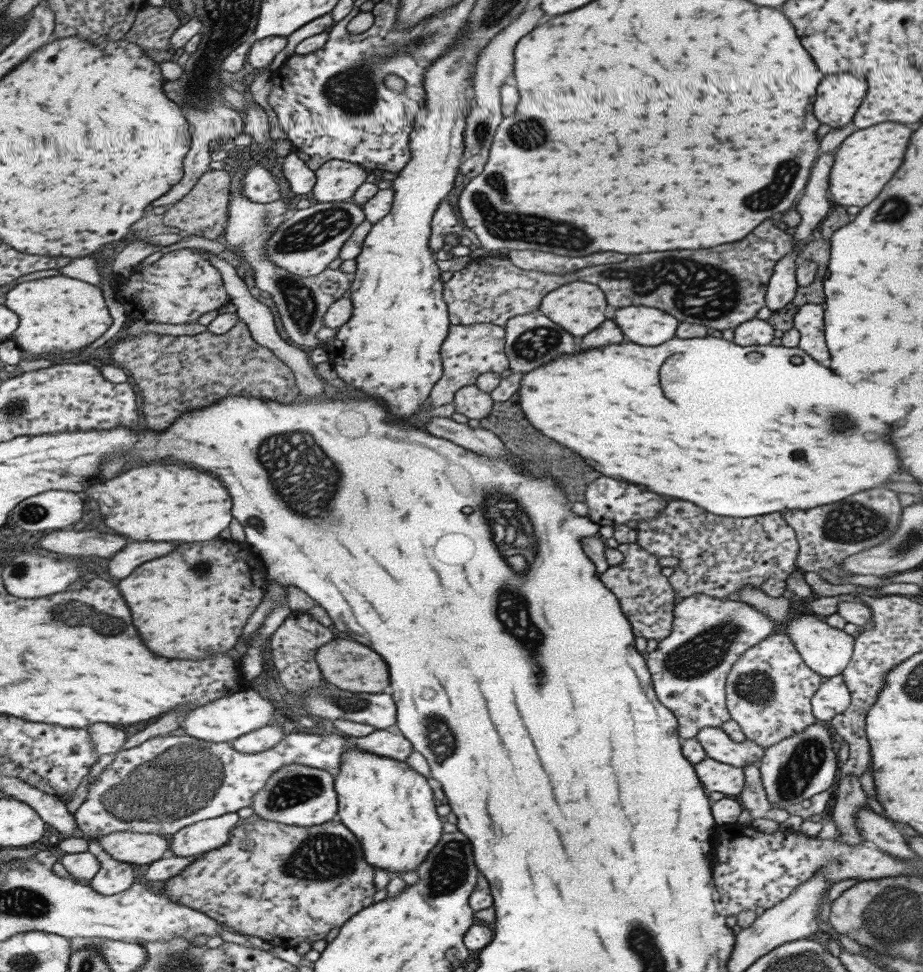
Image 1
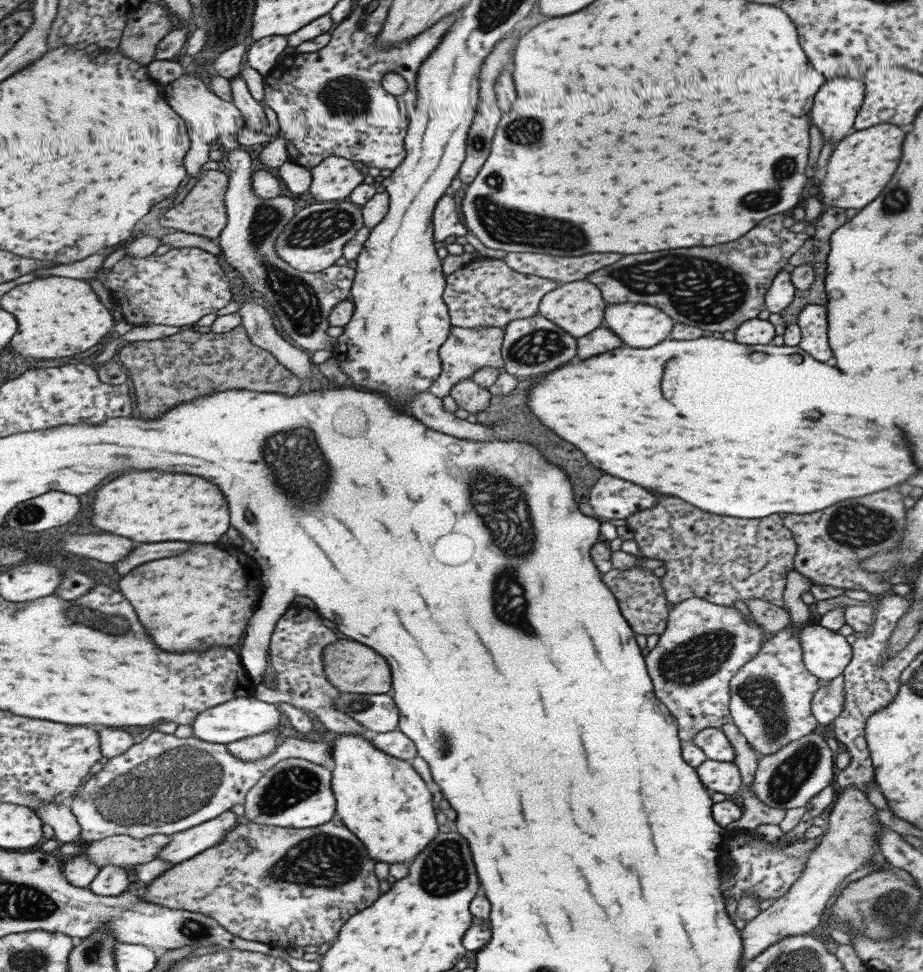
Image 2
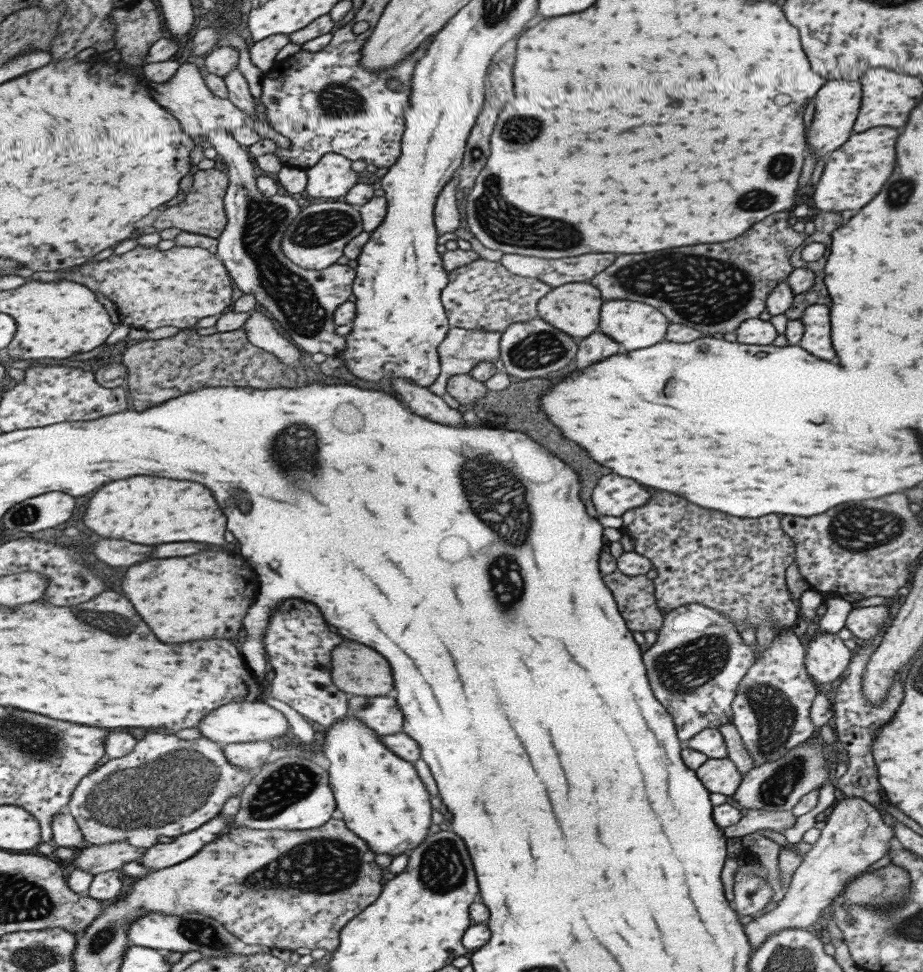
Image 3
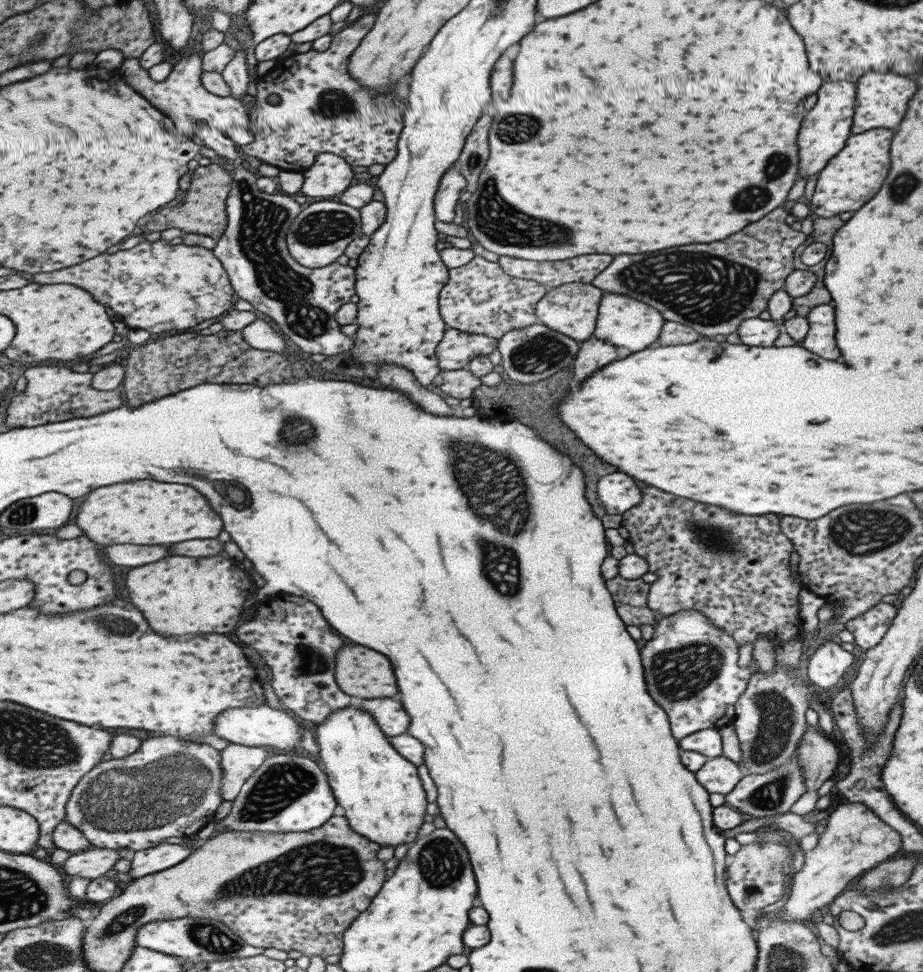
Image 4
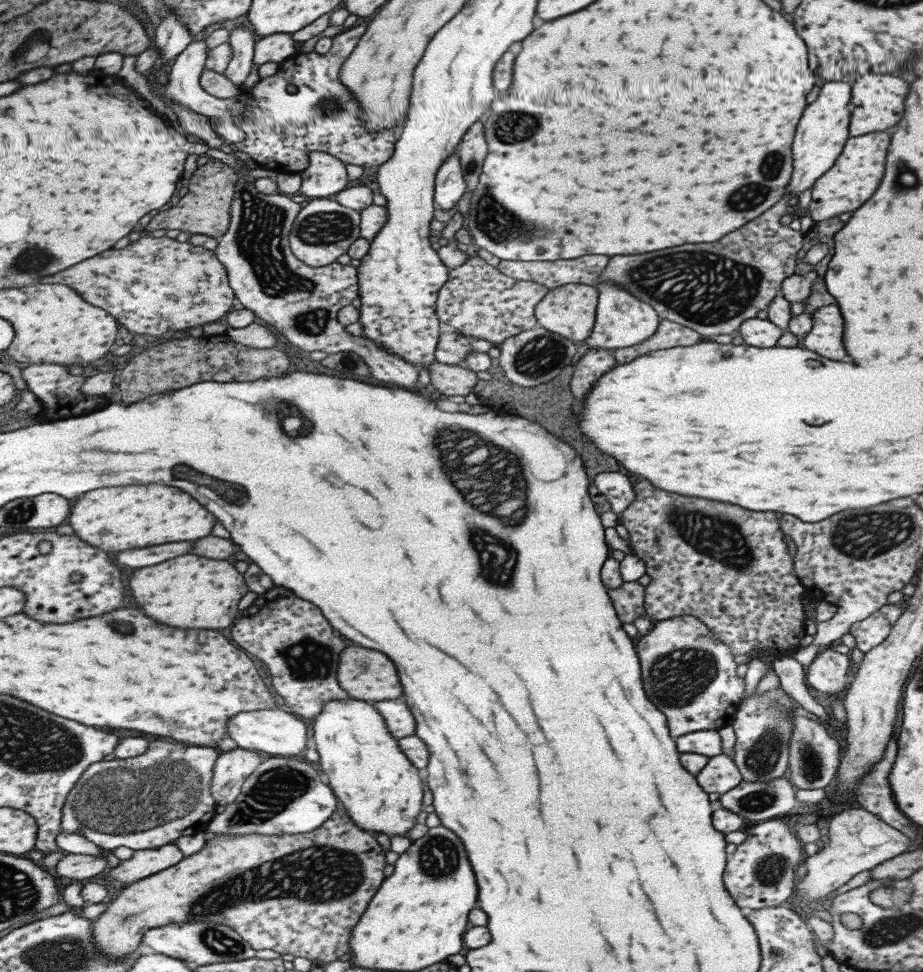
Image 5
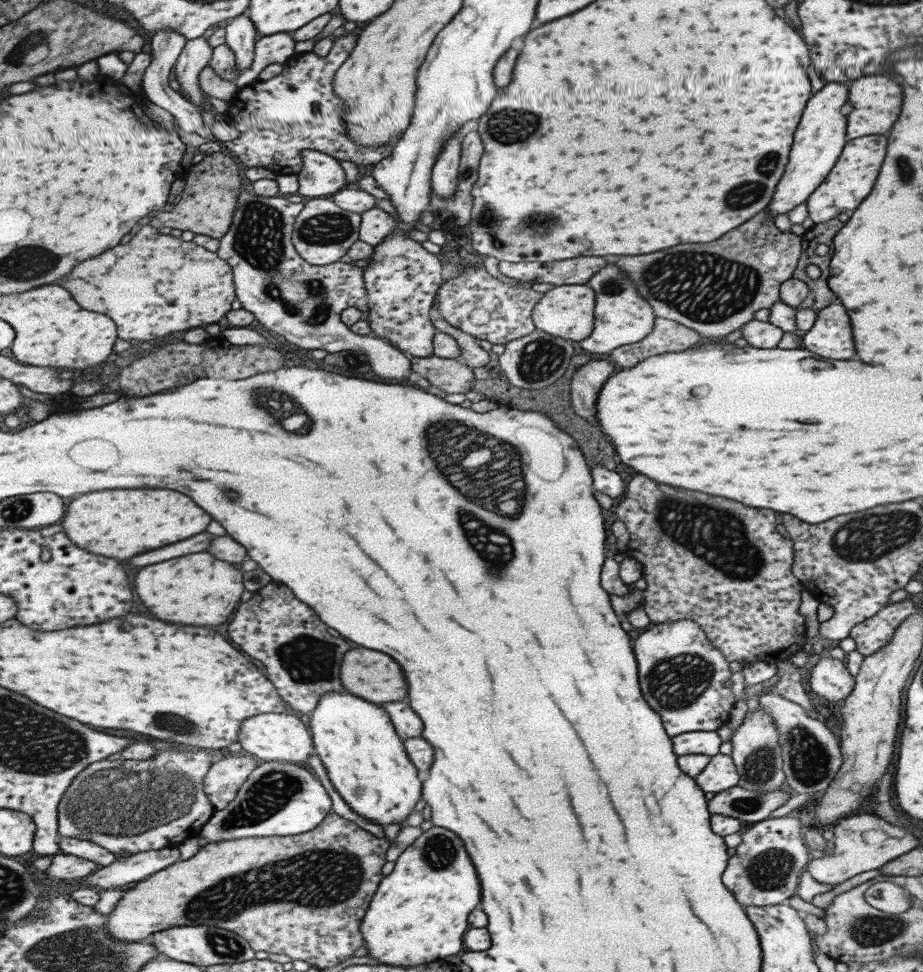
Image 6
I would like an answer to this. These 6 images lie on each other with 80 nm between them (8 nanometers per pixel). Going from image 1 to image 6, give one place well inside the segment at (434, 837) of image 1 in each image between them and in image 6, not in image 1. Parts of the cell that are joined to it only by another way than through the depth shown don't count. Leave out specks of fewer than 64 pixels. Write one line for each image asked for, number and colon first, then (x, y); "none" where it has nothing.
2: (381, 798)
3: (383, 800)
4: (381, 793)
5: (380, 788)
6: (356, 741)

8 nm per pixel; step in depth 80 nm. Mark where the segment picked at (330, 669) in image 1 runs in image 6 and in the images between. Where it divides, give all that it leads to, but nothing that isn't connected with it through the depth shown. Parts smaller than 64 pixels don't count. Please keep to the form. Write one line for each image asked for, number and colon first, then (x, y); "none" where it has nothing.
2: (370, 674)
3: (358, 670)
4: (363, 673)
5: (367, 675)
6: (376, 677)

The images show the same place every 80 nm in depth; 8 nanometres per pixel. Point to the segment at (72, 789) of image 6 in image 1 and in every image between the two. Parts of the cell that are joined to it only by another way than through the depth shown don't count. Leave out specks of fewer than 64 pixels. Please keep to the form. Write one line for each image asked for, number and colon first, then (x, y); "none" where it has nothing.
1: (168, 783)
2: (164, 785)
3: (167, 786)
4: (170, 787)
5: (145, 802)

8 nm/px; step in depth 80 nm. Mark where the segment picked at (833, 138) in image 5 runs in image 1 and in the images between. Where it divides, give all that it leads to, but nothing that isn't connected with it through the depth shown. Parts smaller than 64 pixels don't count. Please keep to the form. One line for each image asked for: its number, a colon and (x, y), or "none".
1: (839, 95)
2: (835, 106)
3: (836, 105)
4: (825, 128)

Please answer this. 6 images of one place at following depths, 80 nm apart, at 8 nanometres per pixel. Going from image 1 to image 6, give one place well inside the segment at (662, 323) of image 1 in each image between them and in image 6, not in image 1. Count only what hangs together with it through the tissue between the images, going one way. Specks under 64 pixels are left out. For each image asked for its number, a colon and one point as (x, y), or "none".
2: (637, 325)
3: (633, 325)
4: (630, 325)
5: (621, 320)
6: (621, 316)

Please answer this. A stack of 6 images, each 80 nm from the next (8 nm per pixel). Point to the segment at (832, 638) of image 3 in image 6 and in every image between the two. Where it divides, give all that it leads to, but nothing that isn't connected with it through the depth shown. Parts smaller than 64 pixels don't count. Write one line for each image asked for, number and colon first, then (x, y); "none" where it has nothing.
4: (825, 667)
5: (827, 672)
6: (828, 678)

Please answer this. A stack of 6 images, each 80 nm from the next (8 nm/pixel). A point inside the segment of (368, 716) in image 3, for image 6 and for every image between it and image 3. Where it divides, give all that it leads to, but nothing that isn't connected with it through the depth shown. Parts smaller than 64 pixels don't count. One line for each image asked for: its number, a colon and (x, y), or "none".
4: (394, 720)
5: (402, 723)
6: (409, 725)

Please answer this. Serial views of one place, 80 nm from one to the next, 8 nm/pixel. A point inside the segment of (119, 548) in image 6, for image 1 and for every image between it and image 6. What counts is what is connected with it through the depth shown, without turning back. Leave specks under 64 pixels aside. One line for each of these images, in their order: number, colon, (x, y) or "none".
1: (155, 503)
2: (147, 506)
3: (149, 510)
4: (154, 512)
5: (115, 519)

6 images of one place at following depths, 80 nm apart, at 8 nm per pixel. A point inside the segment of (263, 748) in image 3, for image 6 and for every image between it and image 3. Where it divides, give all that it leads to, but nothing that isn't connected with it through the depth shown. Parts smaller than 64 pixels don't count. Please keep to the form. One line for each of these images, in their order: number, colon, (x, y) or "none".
4: (239, 762)
5: (233, 767)
6: (228, 774)

